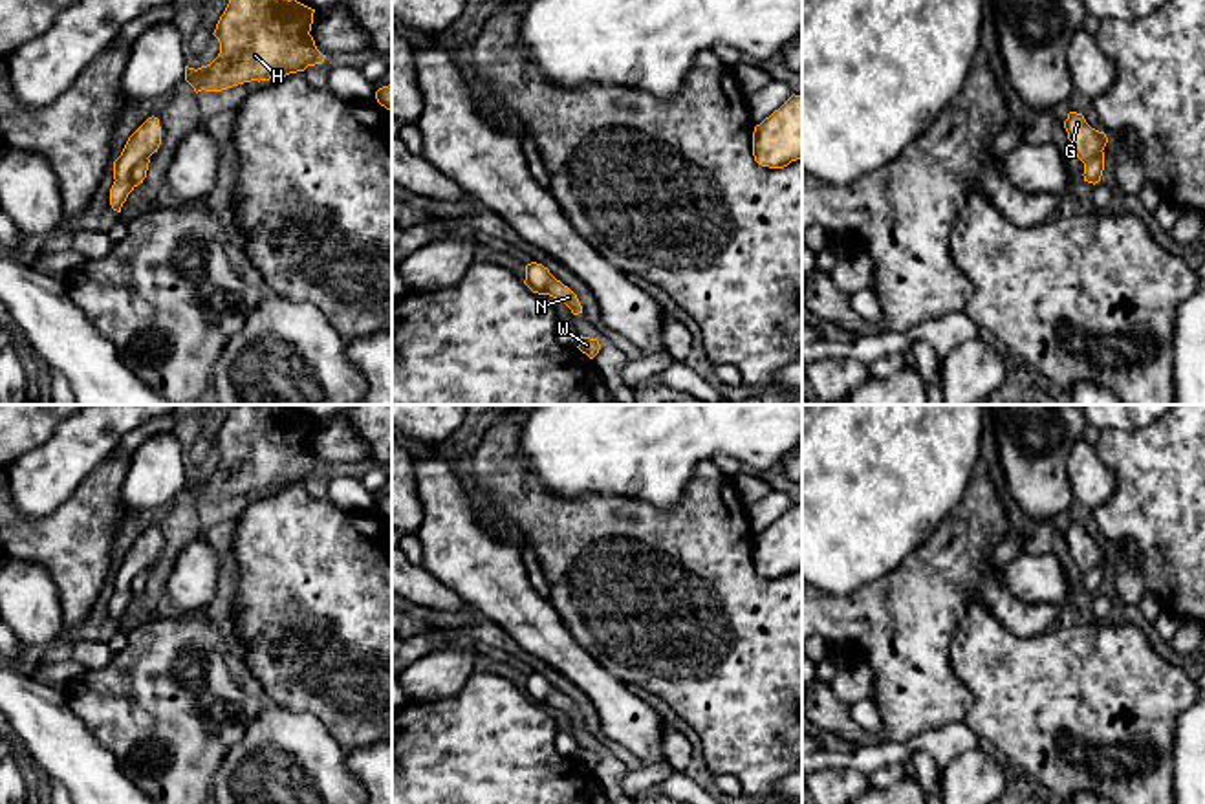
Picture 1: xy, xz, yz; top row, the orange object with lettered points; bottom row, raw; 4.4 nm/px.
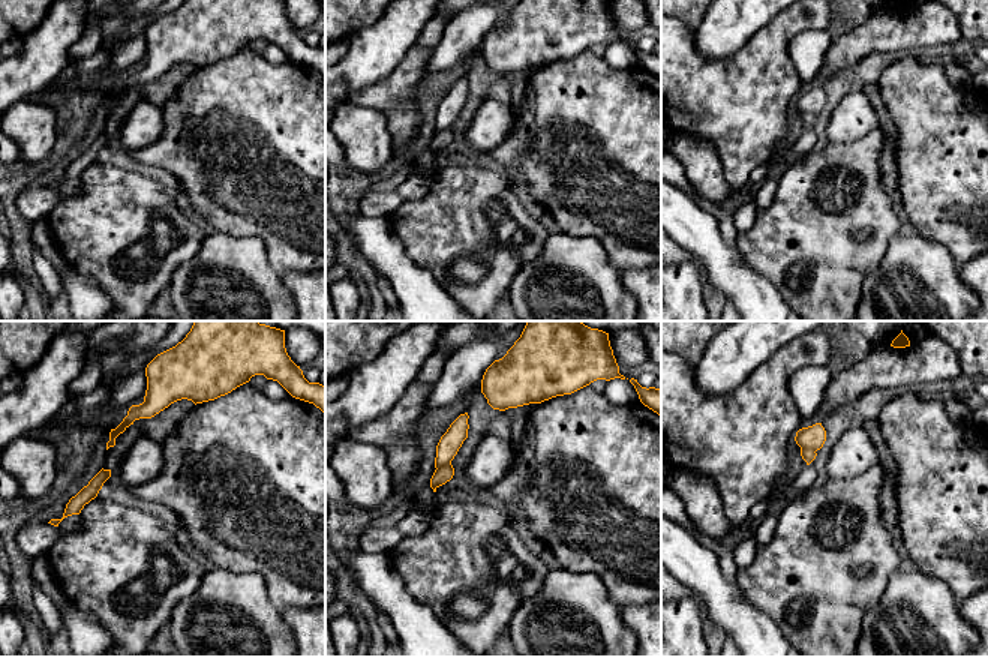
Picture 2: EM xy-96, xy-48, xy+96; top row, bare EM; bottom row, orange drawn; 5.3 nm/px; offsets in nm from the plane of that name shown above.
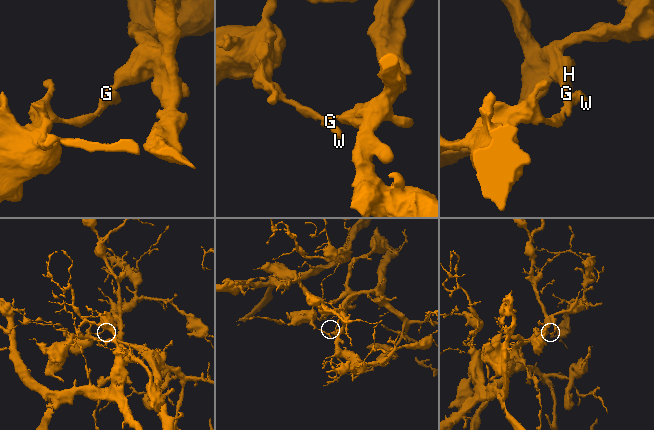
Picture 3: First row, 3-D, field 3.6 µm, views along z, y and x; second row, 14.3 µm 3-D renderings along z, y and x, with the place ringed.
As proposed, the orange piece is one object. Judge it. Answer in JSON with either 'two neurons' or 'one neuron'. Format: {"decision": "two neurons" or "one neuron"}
{"decision": "two neurons"}

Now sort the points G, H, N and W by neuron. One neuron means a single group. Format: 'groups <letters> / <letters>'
groups G H W / N

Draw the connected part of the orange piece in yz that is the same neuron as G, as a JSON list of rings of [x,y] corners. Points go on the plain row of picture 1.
[[[1069,522],[1064,538],[1071,559],[1084,575],[1101,564],[1108,553],[1106,544],[1091,538],[1082,524]]]

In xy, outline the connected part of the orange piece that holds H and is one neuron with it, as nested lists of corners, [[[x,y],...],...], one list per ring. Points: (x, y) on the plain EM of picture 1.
[[[234,405],[214,447],[218,467],[198,480],[185,476],[194,502],[222,502],[251,491],[282,489],[322,474],[309,445],[315,419],[277,405]]]

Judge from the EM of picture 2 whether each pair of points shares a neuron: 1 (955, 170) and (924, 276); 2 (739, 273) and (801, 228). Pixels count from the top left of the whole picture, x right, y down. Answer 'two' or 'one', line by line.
1: two
2: two

